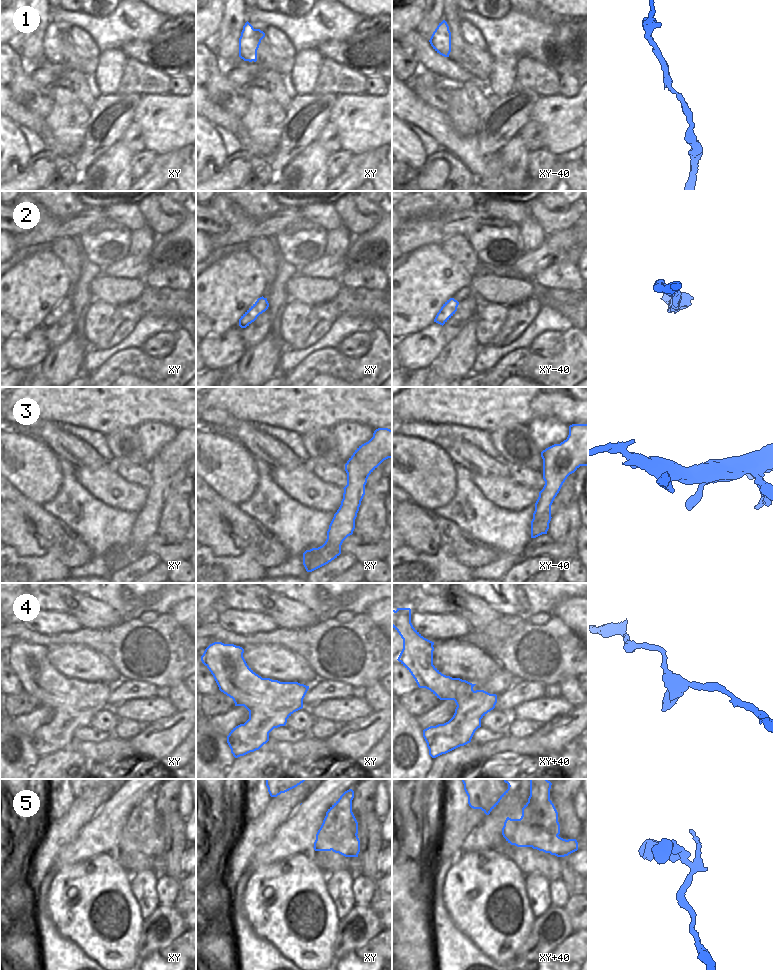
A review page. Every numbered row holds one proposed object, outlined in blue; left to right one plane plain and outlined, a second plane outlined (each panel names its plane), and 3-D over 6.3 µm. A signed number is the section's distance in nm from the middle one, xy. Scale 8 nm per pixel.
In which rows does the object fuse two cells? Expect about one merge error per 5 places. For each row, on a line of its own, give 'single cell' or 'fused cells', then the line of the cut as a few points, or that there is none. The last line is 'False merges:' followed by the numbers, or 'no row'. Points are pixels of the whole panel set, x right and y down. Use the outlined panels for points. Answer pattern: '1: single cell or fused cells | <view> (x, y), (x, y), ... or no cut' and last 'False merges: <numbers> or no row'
1: single cell | no cut
2: single cell | no cut
3: single cell | no cut
4: single cell | no cut
5: fused cells | xy+40 (519, 819), (521, 822), (547, 832), (554, 832), (557, 835)
False merges: 5

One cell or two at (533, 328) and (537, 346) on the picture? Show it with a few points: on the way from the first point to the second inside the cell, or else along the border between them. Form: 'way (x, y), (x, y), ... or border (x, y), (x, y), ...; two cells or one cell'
border (559, 331), (542, 332), (528, 347); two cells

